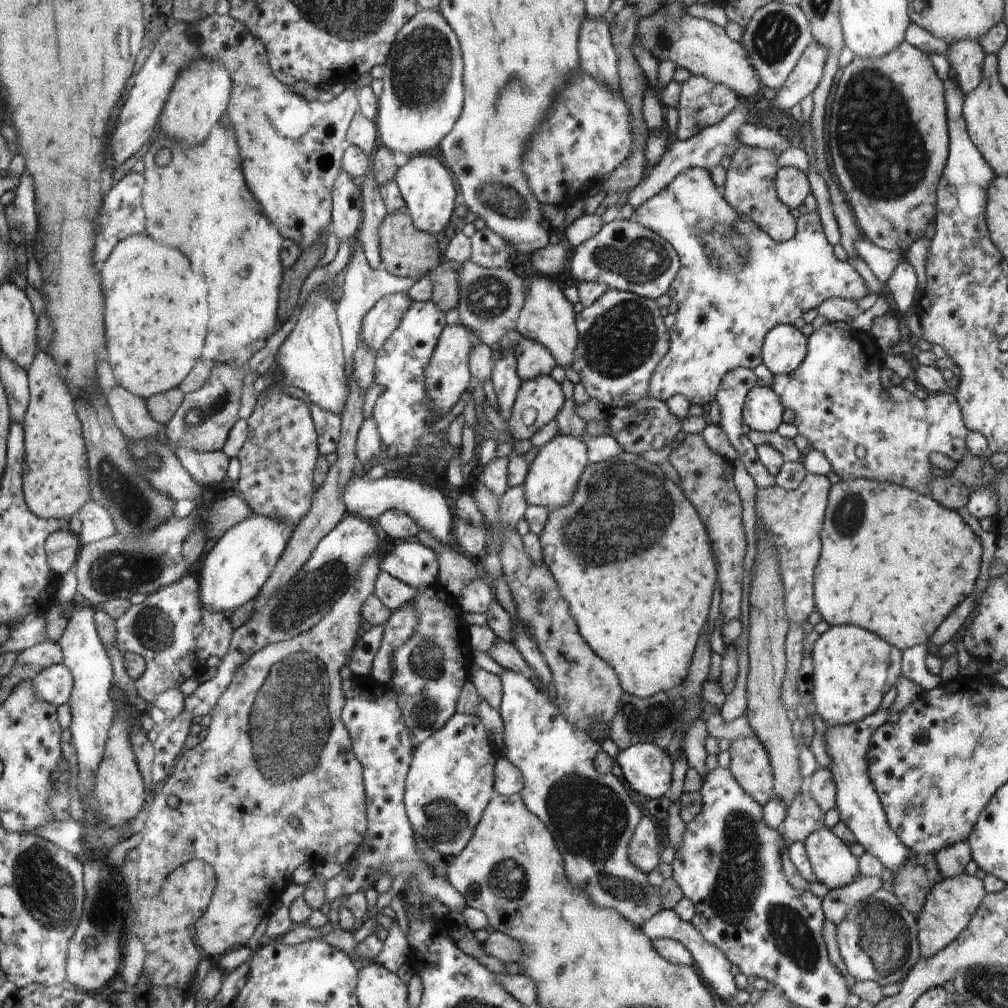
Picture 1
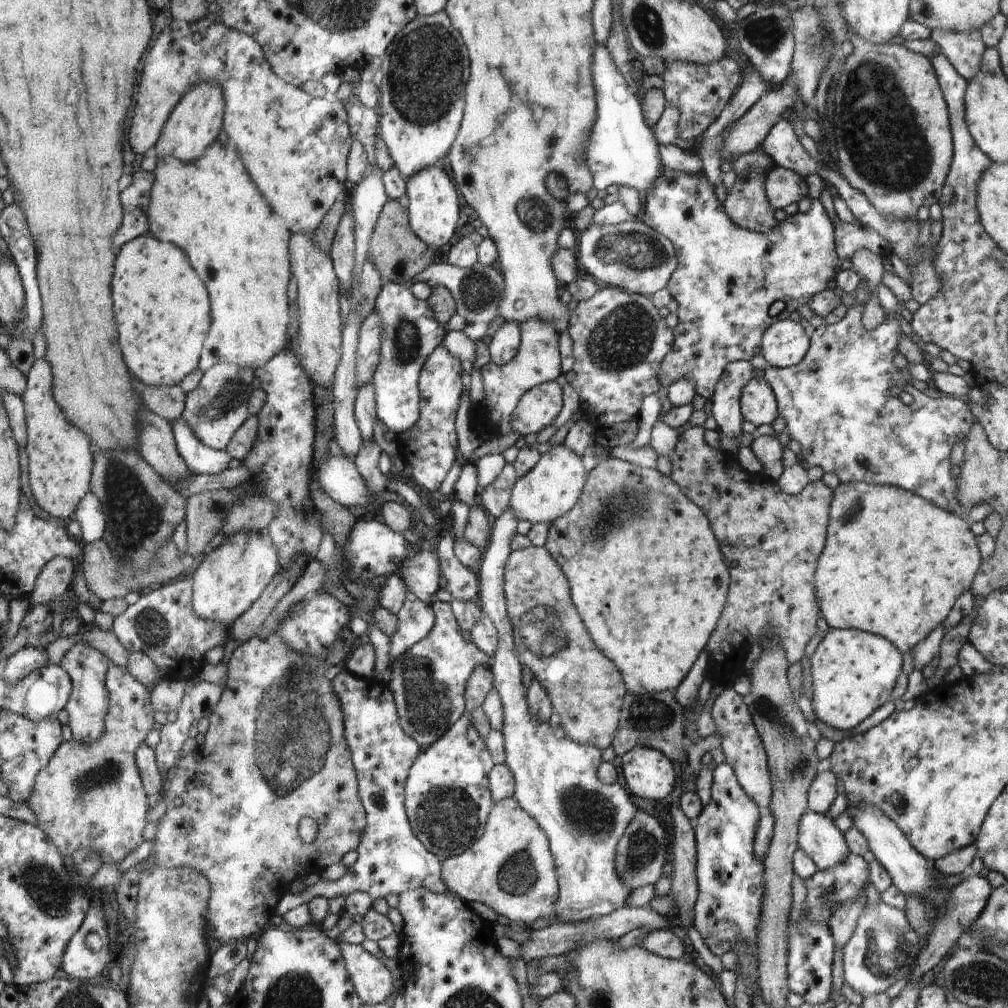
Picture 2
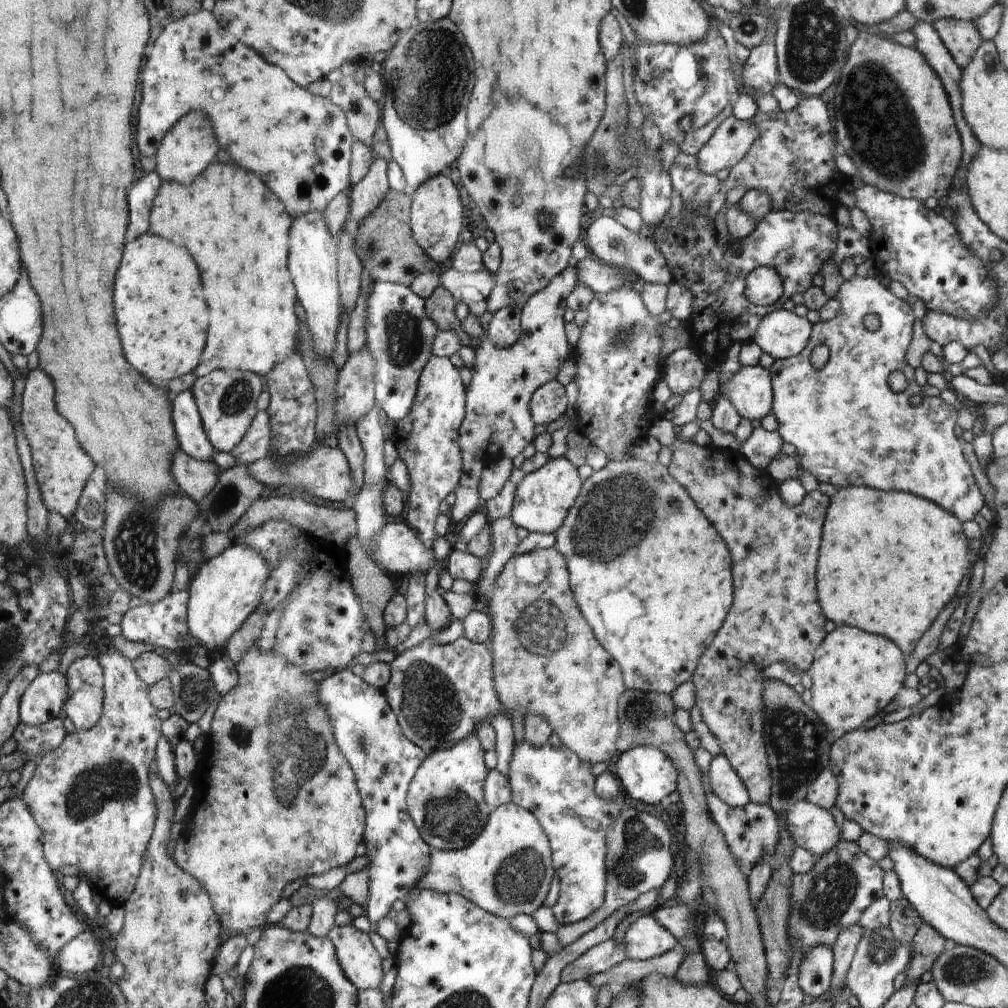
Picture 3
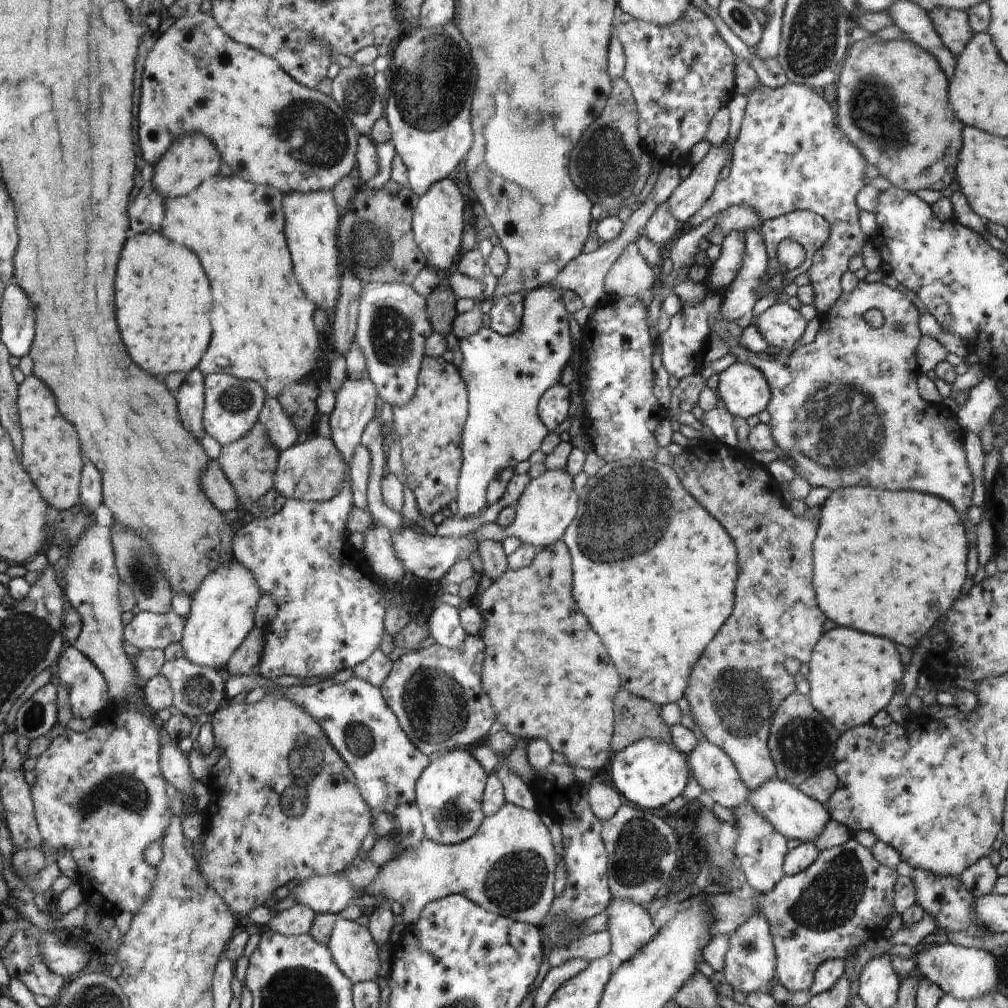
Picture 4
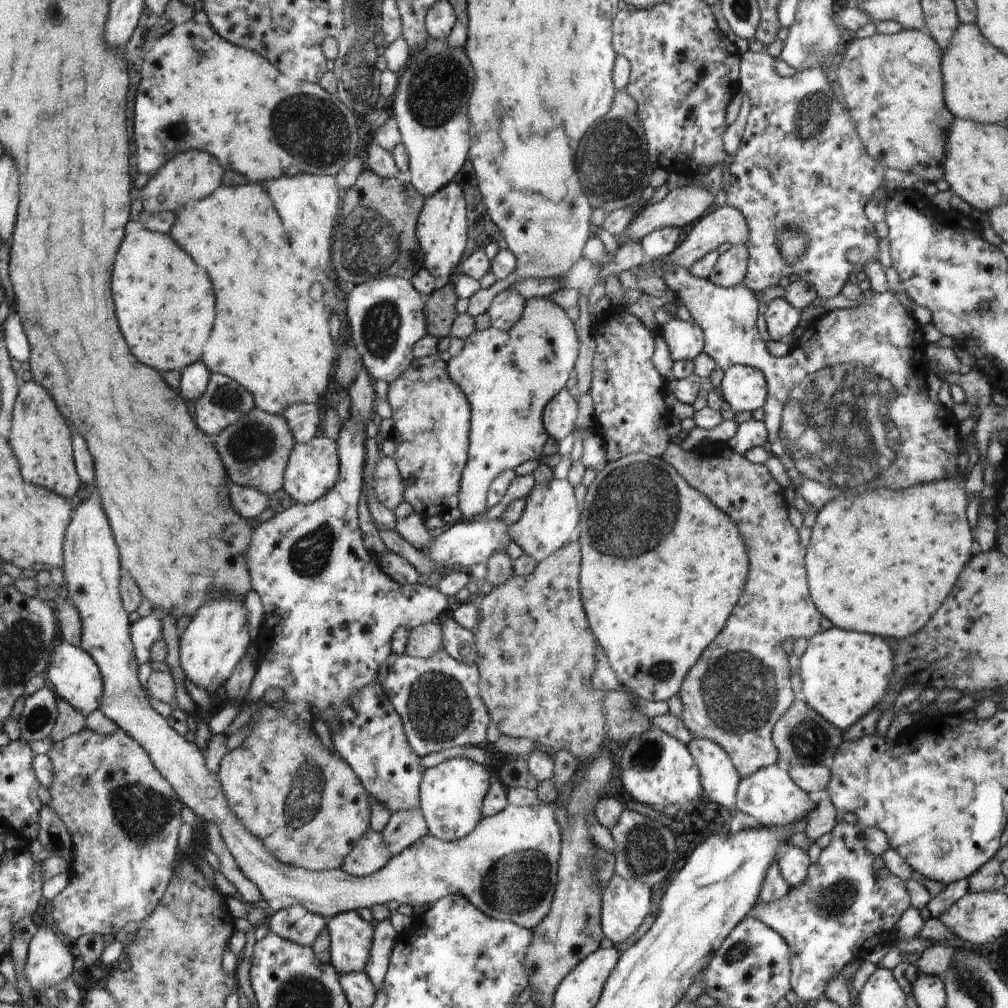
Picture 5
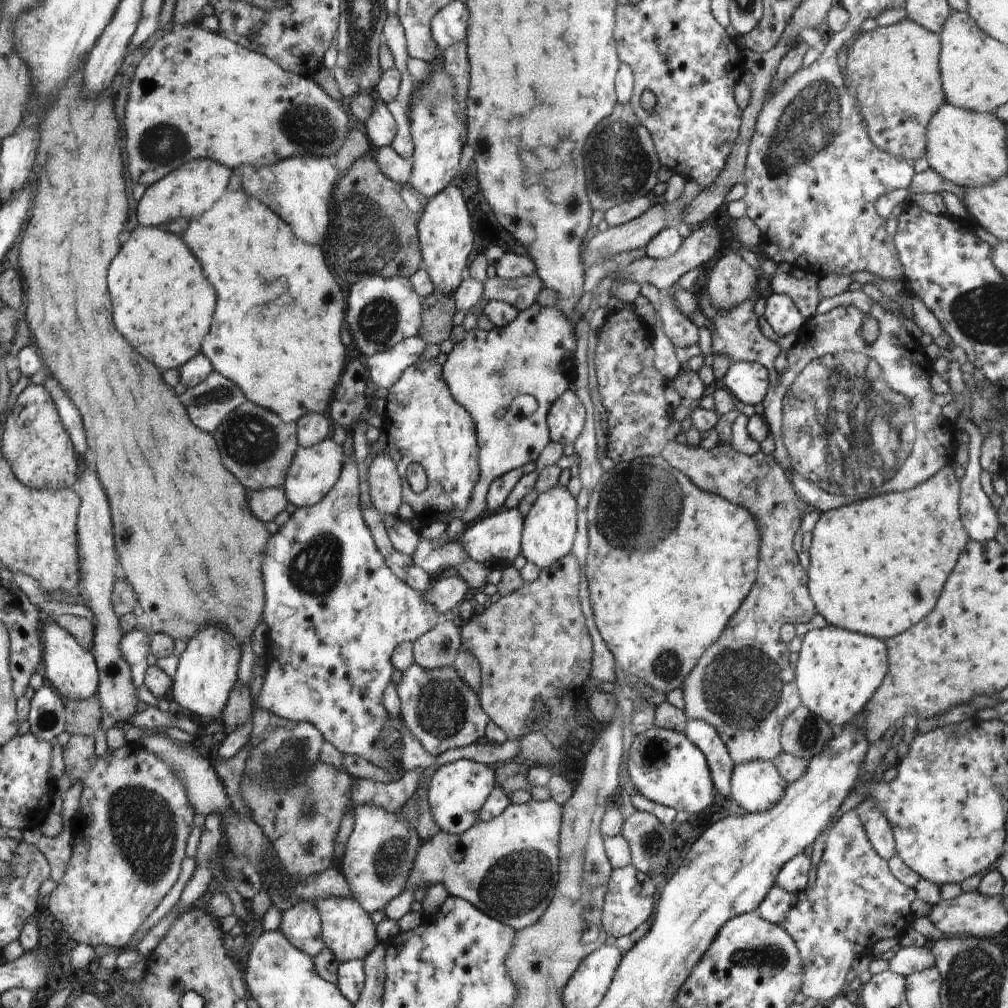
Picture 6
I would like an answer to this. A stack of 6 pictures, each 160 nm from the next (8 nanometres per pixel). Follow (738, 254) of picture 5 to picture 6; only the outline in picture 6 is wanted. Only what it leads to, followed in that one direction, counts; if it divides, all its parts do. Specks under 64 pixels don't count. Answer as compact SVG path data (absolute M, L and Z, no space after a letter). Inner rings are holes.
M728 252L708 274L706 292L715 307L732 308L759 292L756 270L738 254Z

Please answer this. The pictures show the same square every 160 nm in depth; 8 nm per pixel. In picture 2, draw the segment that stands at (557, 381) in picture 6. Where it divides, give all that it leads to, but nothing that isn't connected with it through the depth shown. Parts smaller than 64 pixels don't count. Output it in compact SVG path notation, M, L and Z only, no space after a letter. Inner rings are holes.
M530 319L519 326L521 341L516 356L505 365L485 364L480 372L485 390L483 400L484 408L490 416L494 416L498 428L502 432L513 431L511 418L519 398L531 388L540 383L556 381L560 376L560 350L558 350L558 334L550 321ZM450 533L441 534L437 548L440 570L447 580L447 589L457 601L479 602L479 581L476 571L465 567L453 551L455 538Z

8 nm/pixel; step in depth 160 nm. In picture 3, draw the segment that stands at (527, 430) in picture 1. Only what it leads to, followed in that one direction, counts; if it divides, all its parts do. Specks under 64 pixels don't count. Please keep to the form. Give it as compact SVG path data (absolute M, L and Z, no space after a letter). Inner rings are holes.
M551 380L540 387L540 392L536 392L536 400L532 400L531 416L536 416L536 425L548 425L558 420L566 408L568 404L564 386L556 380Z

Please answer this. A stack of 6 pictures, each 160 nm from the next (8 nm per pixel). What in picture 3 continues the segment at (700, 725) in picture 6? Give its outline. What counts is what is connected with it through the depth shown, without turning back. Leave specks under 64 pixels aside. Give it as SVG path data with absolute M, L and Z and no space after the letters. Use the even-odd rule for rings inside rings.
M722 753L712 759L708 776L713 793L731 807L742 808L750 802L747 788Z

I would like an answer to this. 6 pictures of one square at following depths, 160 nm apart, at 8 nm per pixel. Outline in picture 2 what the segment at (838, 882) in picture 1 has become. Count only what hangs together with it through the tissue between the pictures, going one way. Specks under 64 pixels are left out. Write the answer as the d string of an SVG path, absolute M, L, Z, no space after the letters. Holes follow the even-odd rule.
M808 811L800 823L799 845L816 865L818 871L833 869L850 855L842 832L826 815Z

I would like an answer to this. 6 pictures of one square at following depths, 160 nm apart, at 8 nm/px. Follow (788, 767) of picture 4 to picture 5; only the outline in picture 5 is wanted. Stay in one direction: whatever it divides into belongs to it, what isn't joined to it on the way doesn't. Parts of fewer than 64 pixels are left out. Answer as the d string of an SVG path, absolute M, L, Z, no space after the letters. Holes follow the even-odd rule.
M802 697L796 699L796 704L788 708L788 716L776 724L776 744L780 744L778 765L788 767L803 767L822 765L826 758L832 758L838 751L843 740L843 732L828 721L821 713L816 712Z

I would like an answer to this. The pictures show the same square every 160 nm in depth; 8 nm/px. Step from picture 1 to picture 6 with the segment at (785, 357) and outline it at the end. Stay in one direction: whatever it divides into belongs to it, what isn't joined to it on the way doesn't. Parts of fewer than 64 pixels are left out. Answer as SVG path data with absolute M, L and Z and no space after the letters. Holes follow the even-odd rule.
M776 293L766 298L763 315L779 337L798 330L806 322L789 296Z

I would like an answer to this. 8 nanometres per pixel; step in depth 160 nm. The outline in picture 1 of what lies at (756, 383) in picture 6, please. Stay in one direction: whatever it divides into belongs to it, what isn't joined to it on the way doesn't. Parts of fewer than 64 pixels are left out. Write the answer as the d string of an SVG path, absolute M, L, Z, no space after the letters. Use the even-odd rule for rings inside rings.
M755 386L748 391L743 406L743 422L752 430L774 432L782 424L782 398L770 386Z

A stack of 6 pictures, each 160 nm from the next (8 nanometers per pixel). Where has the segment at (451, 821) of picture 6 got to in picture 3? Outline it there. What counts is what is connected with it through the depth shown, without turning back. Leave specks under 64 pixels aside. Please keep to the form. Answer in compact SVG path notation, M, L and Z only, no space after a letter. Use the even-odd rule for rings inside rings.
M475 731L447 749L432 751L416 770L408 790L408 814L412 817L422 840L432 850L455 851L467 847L486 830L490 821L490 806L486 801L486 778L490 774L485 765L485 750Z

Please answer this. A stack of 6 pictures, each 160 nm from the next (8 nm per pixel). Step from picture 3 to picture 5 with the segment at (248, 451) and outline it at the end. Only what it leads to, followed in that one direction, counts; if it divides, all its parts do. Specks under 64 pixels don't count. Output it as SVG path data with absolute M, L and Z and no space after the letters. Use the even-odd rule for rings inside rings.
M296 403L281 412L290 426L296 442L305 443L316 436L322 420L318 418L318 406L310 403Z

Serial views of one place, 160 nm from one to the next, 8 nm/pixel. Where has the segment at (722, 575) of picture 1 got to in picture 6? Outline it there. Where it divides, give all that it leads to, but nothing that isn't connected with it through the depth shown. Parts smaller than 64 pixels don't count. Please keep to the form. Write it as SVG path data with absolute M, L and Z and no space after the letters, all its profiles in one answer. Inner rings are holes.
M668 441L662 456L672 468L685 473L698 488L742 505L754 514L758 522L762 534L758 580L742 601L736 614L728 621L723 634L698 659L680 689L685 702L683 710L688 720L711 724L726 745L735 765L752 761L771 761L783 754L780 740L782 722L801 705L799 688L796 688L797 682L794 682L794 670L788 664L790 652L780 642L780 628L784 626L784 622L808 623L816 614L807 587L807 571L800 566L799 554L792 547L792 538L801 525L800 512L804 510L806 503L796 496L786 474L782 472L783 468L774 456L765 455L761 450L756 454L747 455L723 442L708 450L700 445L693 447L679 444L677 441Z

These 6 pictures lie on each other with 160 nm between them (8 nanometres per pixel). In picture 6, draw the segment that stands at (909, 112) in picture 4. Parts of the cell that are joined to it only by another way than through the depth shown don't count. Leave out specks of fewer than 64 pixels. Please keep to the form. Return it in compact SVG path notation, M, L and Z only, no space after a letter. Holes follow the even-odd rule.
M908 18L895 25L860 32L854 44L848 49L845 69L848 80L852 81L853 87L856 88L856 96L862 104L862 115L867 123L868 136L878 148L912 166L918 158L925 157L927 126L936 111L946 104L941 85L940 49L939 35L922 28Z

